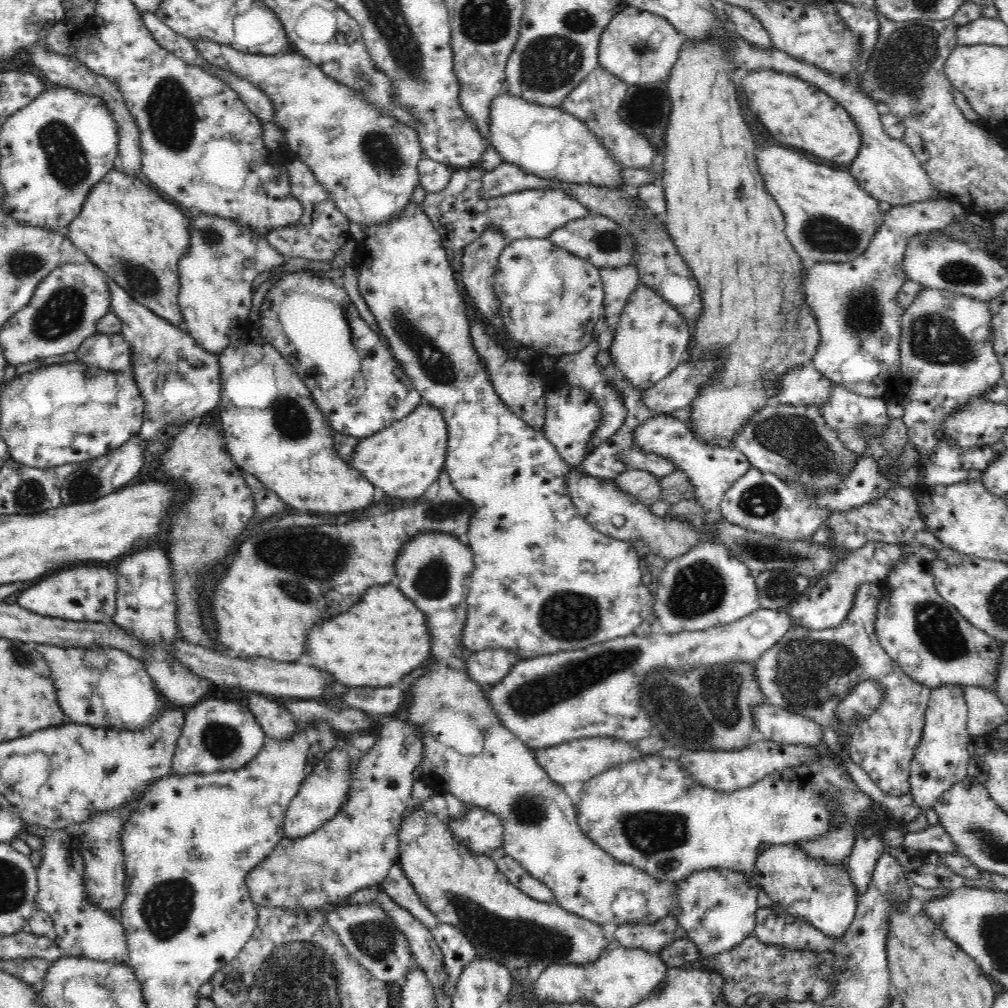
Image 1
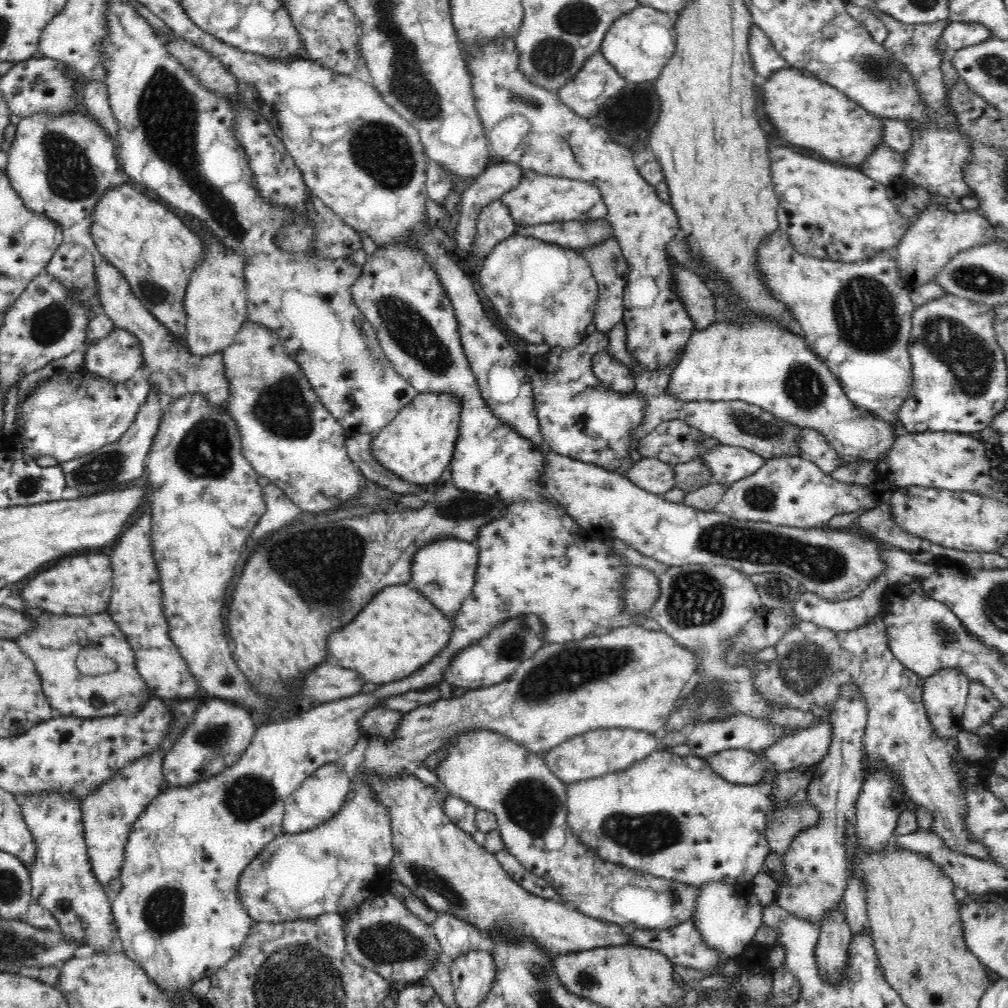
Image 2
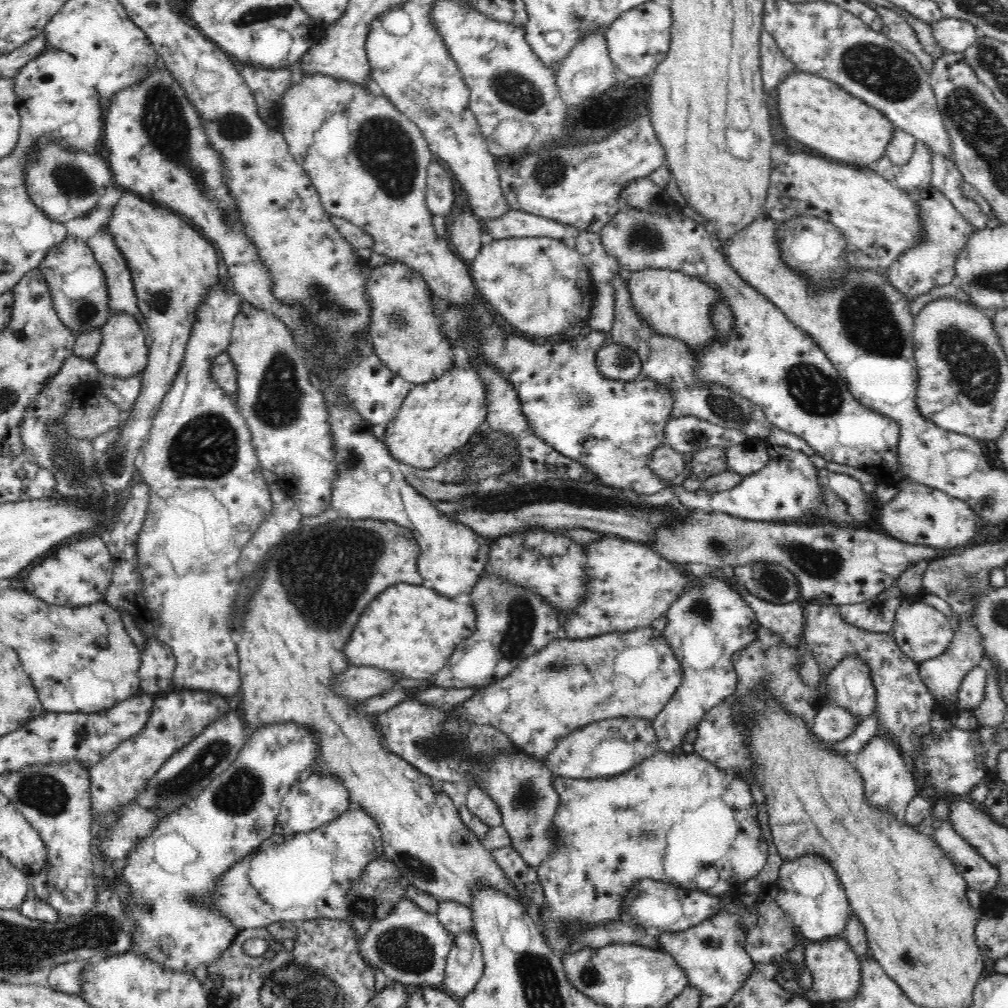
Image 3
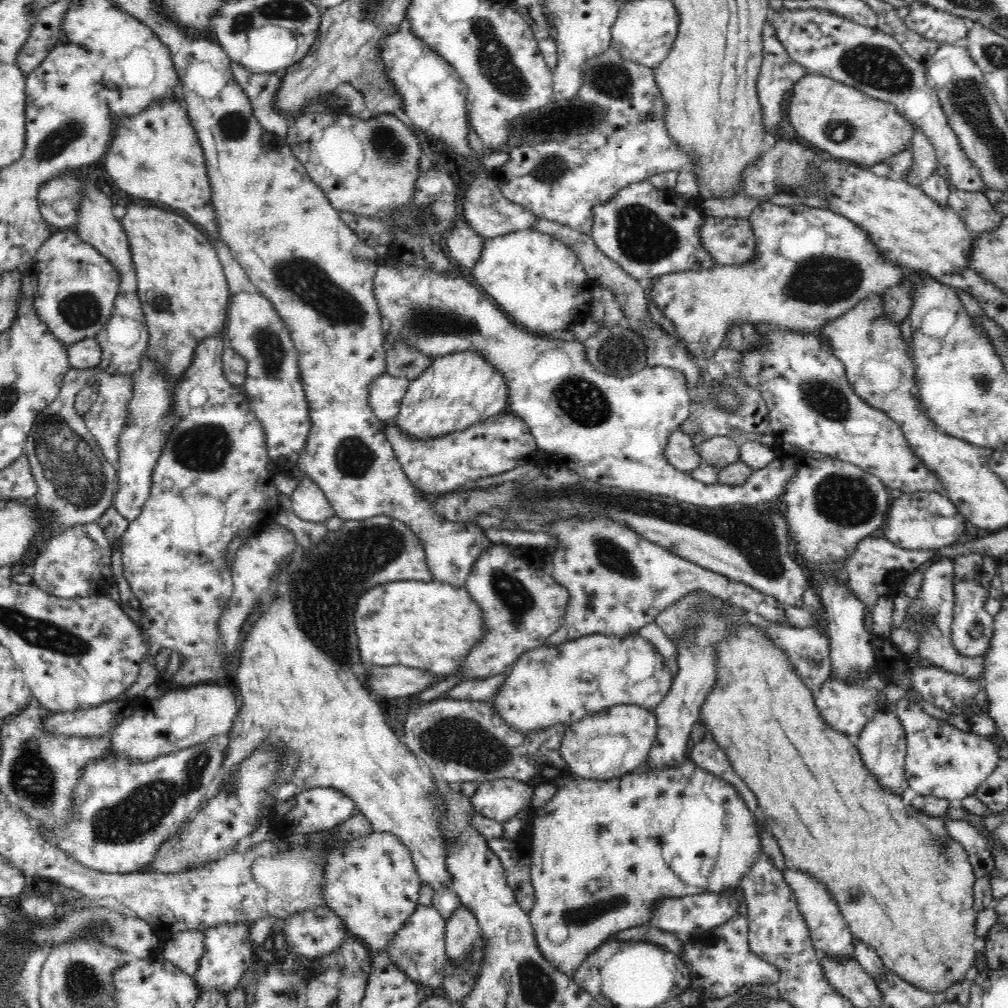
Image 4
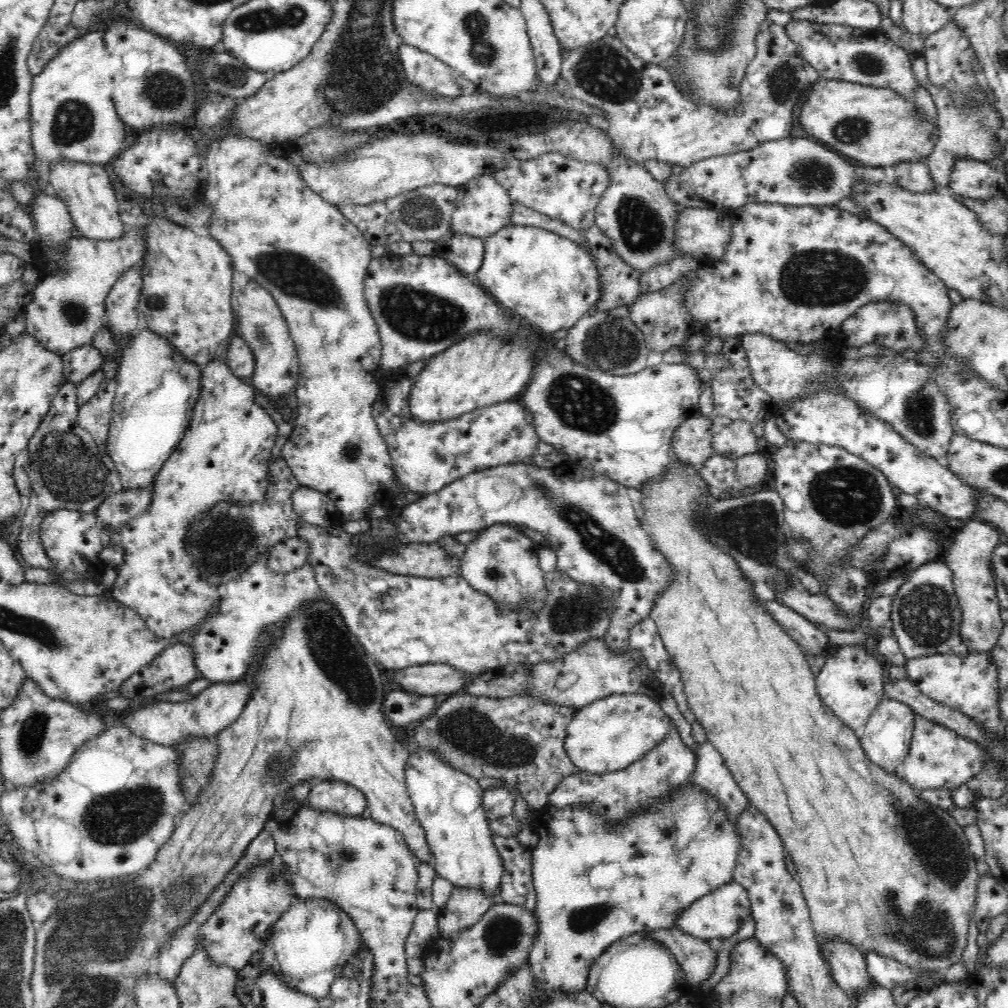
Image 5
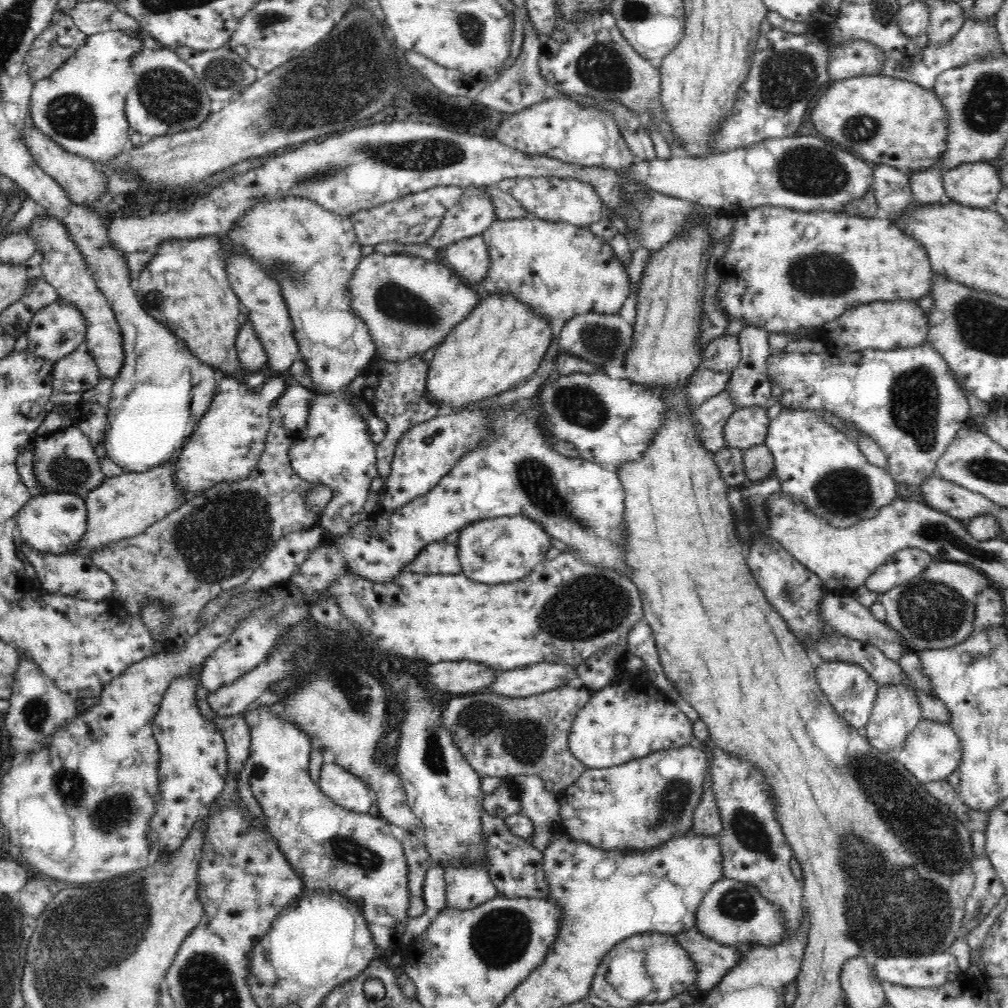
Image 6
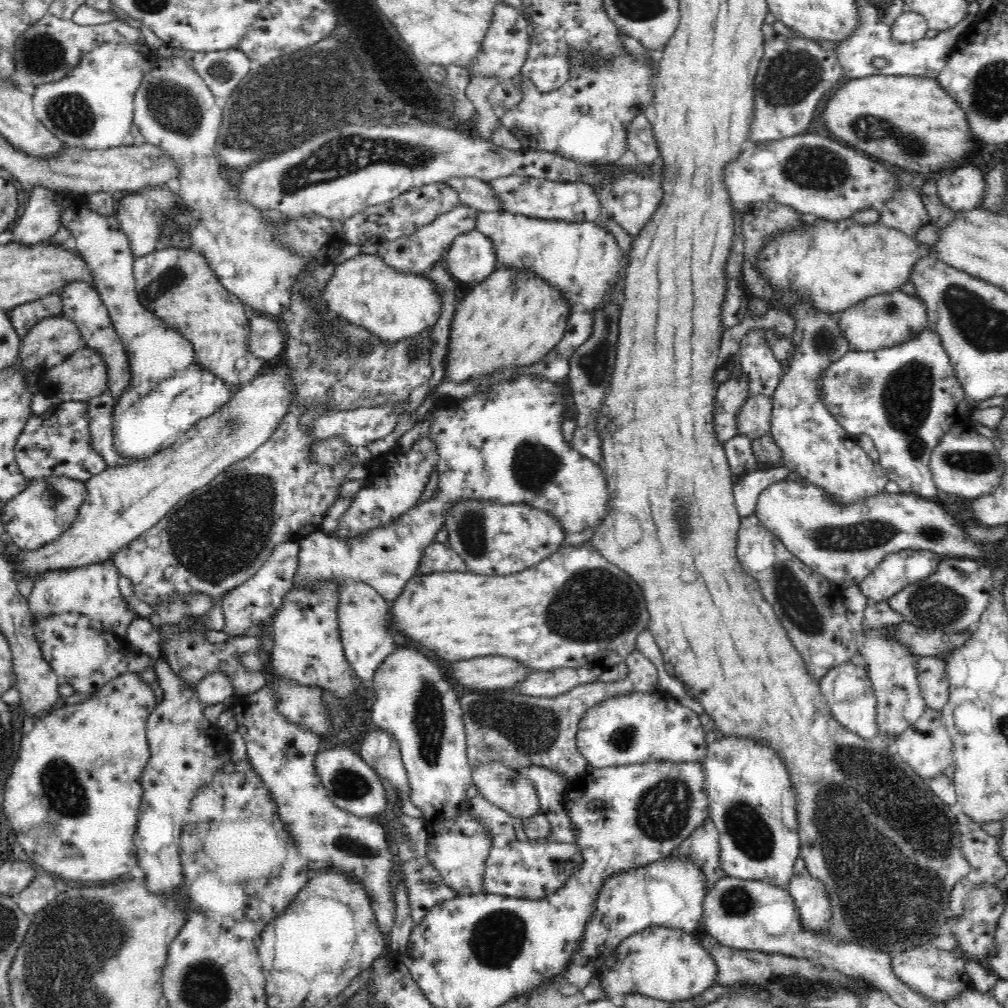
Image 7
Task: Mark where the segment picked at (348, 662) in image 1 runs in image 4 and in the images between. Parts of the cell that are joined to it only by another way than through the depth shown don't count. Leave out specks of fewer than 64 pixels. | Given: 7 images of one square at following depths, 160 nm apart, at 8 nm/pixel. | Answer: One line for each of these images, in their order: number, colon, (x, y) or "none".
2: (399, 631)
3: (410, 630)
4: (430, 625)

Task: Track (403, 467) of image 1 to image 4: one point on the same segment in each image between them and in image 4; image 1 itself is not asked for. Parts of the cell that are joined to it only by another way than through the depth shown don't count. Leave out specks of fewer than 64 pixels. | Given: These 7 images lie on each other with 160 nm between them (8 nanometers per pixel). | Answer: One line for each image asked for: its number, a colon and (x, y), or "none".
2: (419, 443)
3: (439, 418)
4: (460, 389)

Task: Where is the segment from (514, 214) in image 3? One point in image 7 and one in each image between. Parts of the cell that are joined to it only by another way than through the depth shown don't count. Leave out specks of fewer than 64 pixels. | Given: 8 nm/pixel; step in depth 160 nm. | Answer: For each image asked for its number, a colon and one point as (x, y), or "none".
4: (483, 206)
5: (482, 207)
6: (474, 212)
7: (418, 253)

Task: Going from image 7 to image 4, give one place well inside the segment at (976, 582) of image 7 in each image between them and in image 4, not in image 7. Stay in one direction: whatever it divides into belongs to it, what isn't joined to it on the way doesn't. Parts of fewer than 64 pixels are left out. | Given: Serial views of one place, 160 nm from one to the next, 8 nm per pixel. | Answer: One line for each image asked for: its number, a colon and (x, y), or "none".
4: (930, 615)
5: (926, 618)
6: (935, 610)

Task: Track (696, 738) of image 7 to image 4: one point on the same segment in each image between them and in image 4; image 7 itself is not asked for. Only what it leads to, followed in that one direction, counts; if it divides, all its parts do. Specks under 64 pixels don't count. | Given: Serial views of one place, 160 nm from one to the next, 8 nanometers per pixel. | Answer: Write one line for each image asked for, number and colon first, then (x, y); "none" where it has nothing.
4: (638, 724)
5: (608, 735)
6: (618, 724)

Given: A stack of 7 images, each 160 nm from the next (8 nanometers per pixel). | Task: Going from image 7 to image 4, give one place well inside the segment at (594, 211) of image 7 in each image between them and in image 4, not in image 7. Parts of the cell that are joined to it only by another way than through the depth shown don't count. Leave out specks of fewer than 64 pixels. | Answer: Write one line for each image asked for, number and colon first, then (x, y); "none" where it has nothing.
4: (562, 181)
5: (561, 187)
6: (573, 201)

